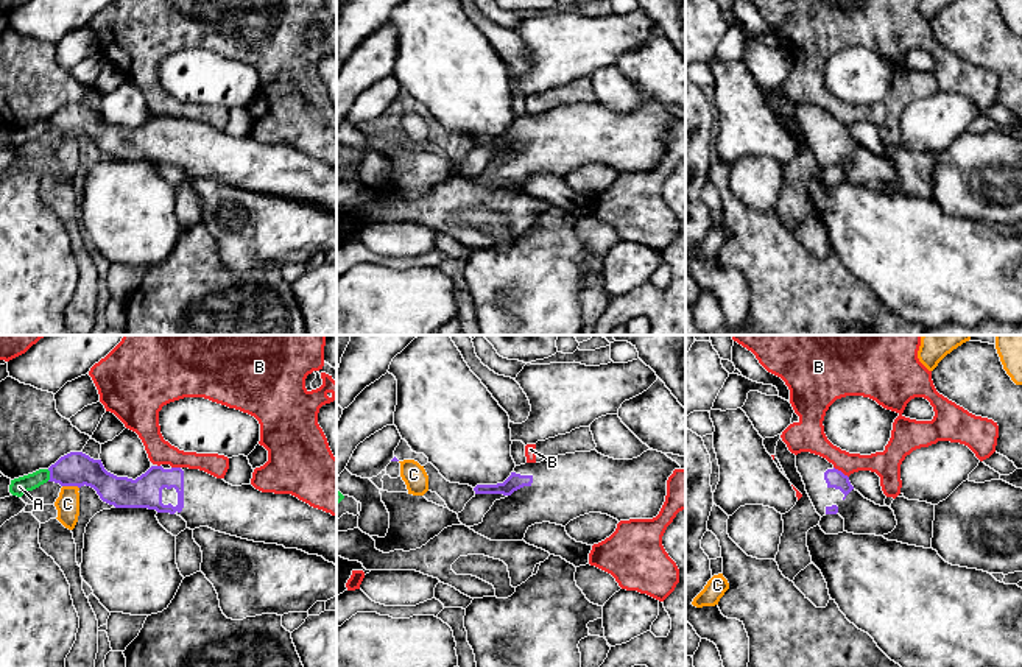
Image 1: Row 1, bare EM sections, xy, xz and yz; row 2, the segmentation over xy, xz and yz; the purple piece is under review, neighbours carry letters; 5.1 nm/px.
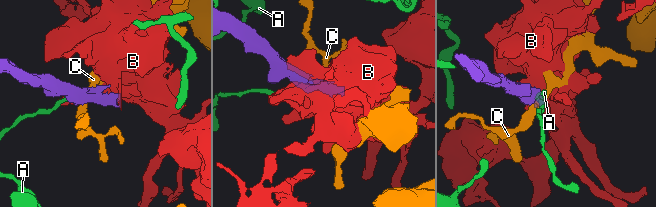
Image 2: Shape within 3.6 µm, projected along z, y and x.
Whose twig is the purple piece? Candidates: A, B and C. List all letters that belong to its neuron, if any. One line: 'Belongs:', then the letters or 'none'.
Belongs: none

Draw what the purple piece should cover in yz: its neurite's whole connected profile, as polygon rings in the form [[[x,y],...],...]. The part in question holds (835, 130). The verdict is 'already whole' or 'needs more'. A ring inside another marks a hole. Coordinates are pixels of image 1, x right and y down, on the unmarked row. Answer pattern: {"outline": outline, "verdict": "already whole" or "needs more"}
{"outline": [[[801,103],[796,106],[796,118],[821,168],[838,164],[844,170],[844,182],[854,185],[883,187],[896,179],[894,162],[865,150],[854,140],[849,128],[826,109]]], "verdict": "needs more"}

